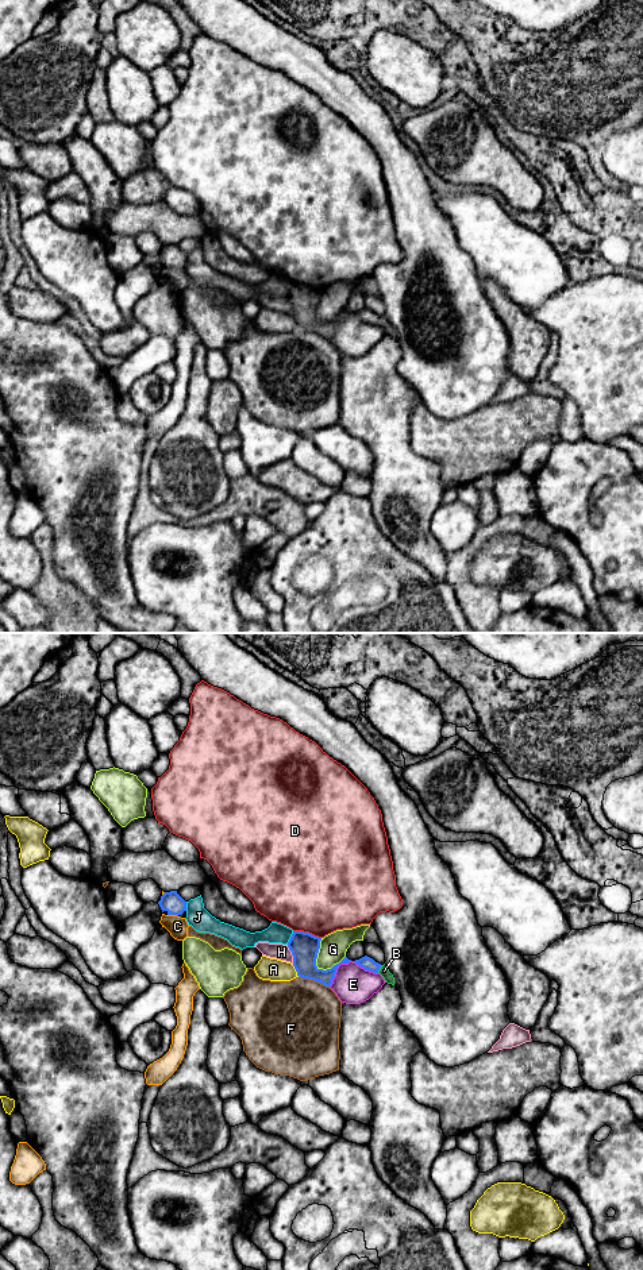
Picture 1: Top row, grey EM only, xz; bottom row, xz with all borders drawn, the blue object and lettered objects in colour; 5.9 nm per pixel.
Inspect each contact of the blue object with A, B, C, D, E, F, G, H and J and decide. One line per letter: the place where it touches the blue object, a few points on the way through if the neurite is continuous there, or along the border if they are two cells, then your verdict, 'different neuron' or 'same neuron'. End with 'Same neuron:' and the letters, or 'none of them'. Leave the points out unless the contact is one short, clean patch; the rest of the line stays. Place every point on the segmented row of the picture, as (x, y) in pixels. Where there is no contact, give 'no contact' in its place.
A: contact xz (296, 971); different neuron
B: contact xz (378, 969); way xz (366, 962), (378, 969), (384, 971); same neuron
C: contact xz (173, 914); border xz (168, 914), (177, 917); different neuron
D: contact xz (307, 933); border xz (293, 930), (311, 933), (320, 938); different neuron
E: contact xz (347, 962); border xz (377, 973), (365, 971), (351, 961), (342, 962), (330, 987); different neuron
F: contact xz (314, 980); different neuron
G: contact xz (316, 957); different neuron
H: contact xz (292, 954); border xz (287, 945), (293, 964); different neuron
J: contact xz (291, 938); different neuron
Same neuron: B

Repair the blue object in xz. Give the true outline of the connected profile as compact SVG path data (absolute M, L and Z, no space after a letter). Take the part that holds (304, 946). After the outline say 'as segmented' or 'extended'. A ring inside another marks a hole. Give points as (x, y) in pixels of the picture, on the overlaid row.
M293 931L288 947L293 956L293 966L299 977L317 981L331 987L336 969L340 964L349 964L351 960L344 957L331 969L323 970L316 966L316 958L320 949L322 938L304 931Z | as segmented

